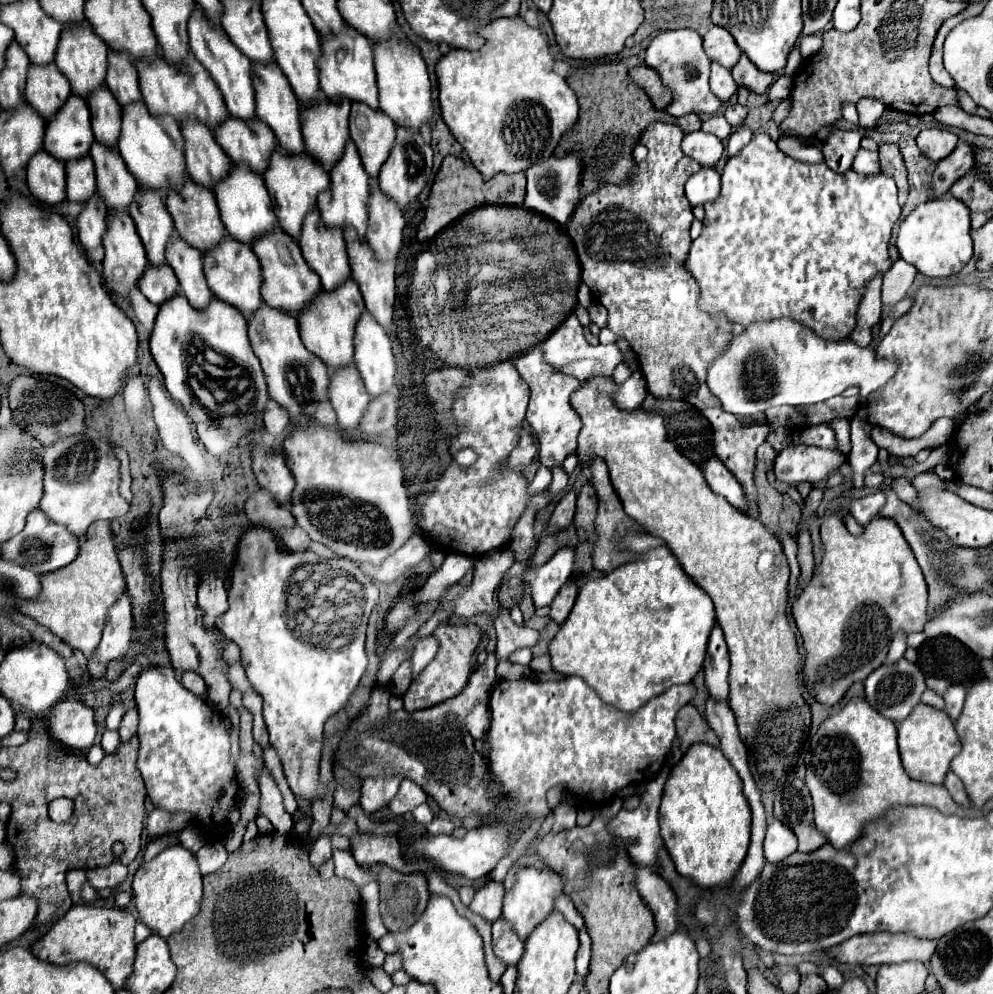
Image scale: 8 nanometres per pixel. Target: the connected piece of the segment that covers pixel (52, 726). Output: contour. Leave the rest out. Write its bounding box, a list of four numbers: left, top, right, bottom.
[44,699,98,751]

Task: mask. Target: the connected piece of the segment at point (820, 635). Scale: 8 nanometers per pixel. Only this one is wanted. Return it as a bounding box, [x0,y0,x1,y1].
[792,513,928,705]

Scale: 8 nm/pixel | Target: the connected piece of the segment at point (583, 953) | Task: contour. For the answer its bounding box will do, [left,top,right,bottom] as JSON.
[576,931,590,977]

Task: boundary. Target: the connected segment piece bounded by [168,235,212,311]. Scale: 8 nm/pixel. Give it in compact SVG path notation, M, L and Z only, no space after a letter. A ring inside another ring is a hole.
M176 235L172 249L168 249L168 265L174 269L188 303L198 311L206 309L212 299L212 291L204 279L204 263L200 253L196 253L196 249Z

